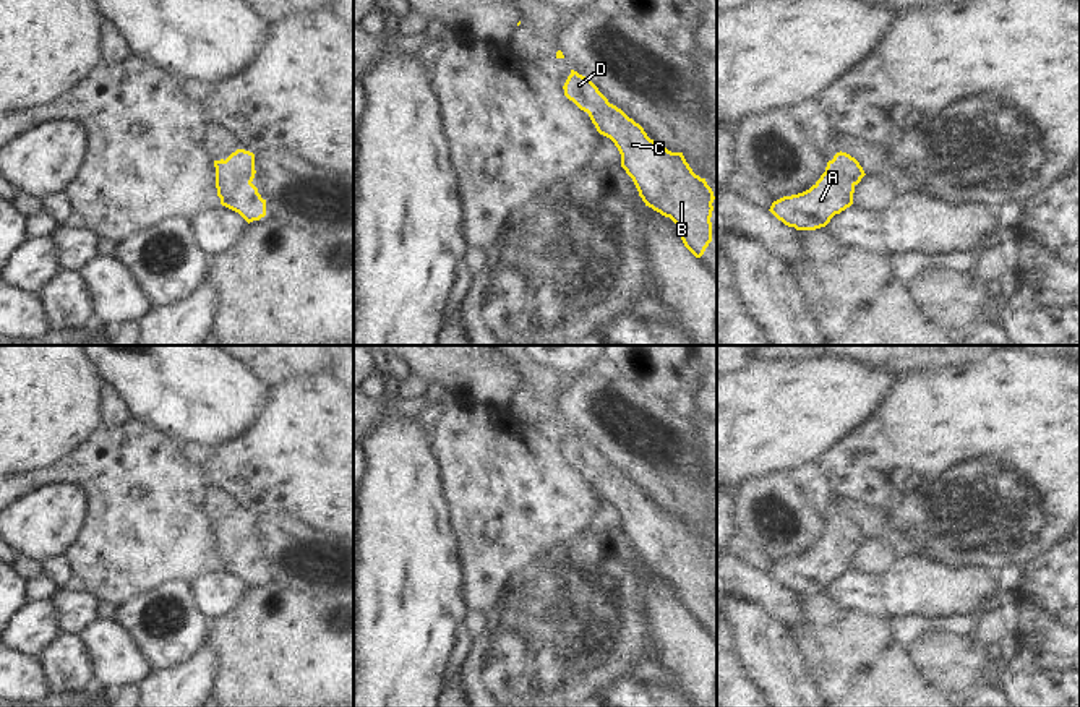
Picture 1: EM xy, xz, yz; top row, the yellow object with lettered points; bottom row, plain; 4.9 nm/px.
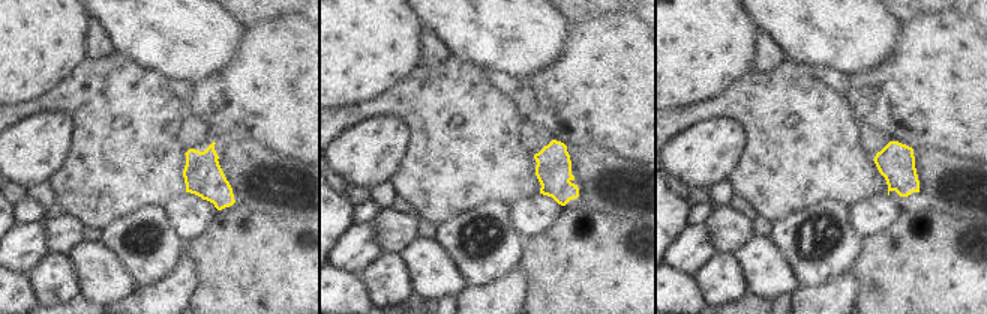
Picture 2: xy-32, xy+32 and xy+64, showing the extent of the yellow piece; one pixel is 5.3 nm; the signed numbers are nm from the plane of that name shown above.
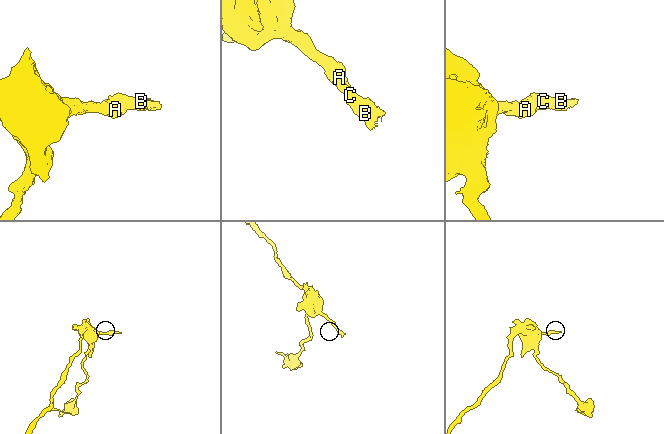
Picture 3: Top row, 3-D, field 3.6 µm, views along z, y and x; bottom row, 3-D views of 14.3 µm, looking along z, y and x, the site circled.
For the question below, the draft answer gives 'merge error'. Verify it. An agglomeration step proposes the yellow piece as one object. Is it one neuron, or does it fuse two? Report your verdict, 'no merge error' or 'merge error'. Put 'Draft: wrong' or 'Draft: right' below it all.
no merge error
Draft: wrong

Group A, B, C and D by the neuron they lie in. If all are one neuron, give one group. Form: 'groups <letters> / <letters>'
groups A B C D

